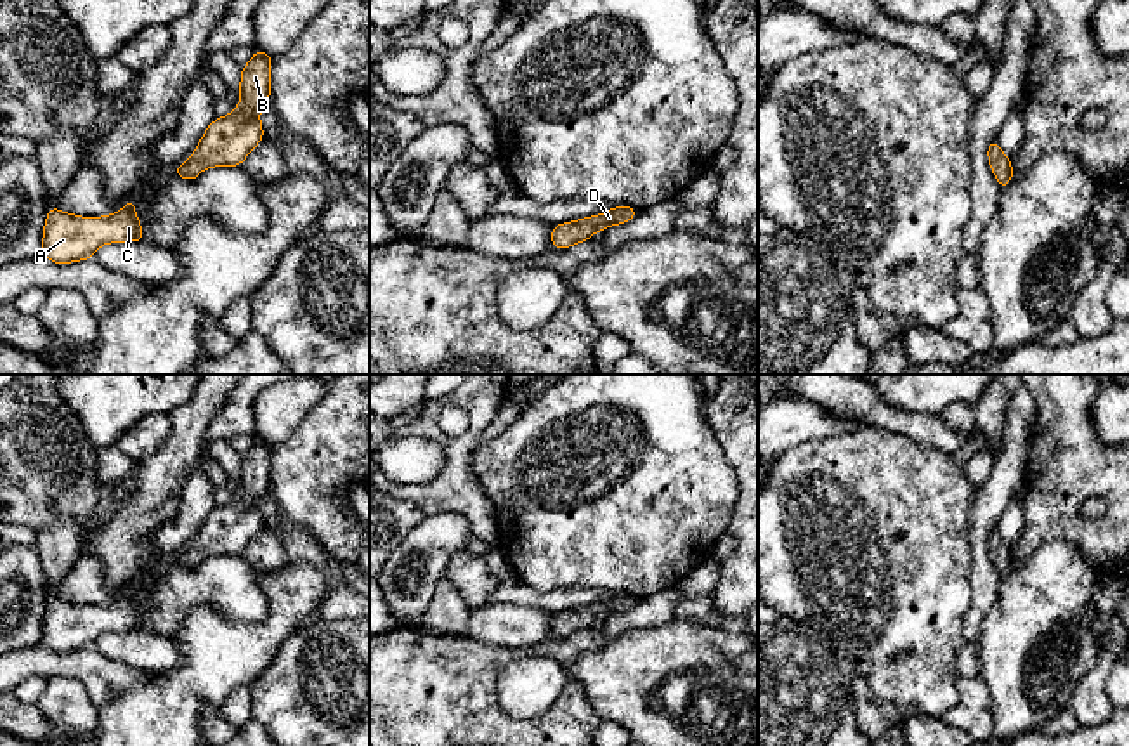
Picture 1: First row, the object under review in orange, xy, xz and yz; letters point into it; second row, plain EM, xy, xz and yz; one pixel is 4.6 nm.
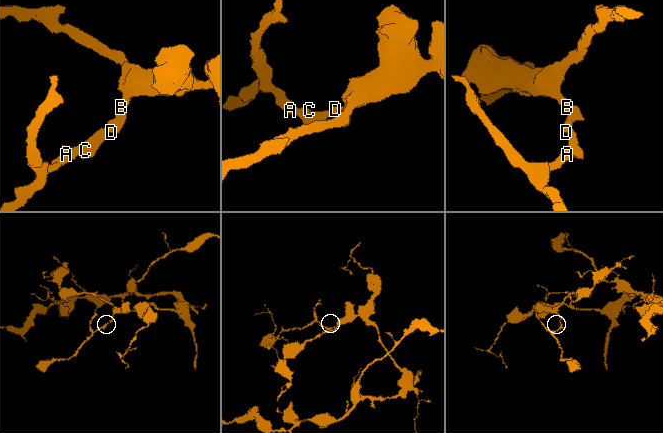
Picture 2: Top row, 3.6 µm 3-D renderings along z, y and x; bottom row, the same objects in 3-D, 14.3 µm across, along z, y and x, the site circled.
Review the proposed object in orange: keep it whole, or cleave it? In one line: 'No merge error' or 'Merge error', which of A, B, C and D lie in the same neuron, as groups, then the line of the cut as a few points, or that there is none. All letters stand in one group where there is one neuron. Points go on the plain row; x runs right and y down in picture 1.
No merge error. Groups: A B C D. No split

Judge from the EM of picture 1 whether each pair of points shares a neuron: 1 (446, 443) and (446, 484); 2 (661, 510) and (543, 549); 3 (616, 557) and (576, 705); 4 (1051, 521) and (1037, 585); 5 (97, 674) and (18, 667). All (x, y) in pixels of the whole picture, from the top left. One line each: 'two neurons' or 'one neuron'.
1: one neuron
2: one neuron
3: two neurons
4: two neurons
5: one neuron

